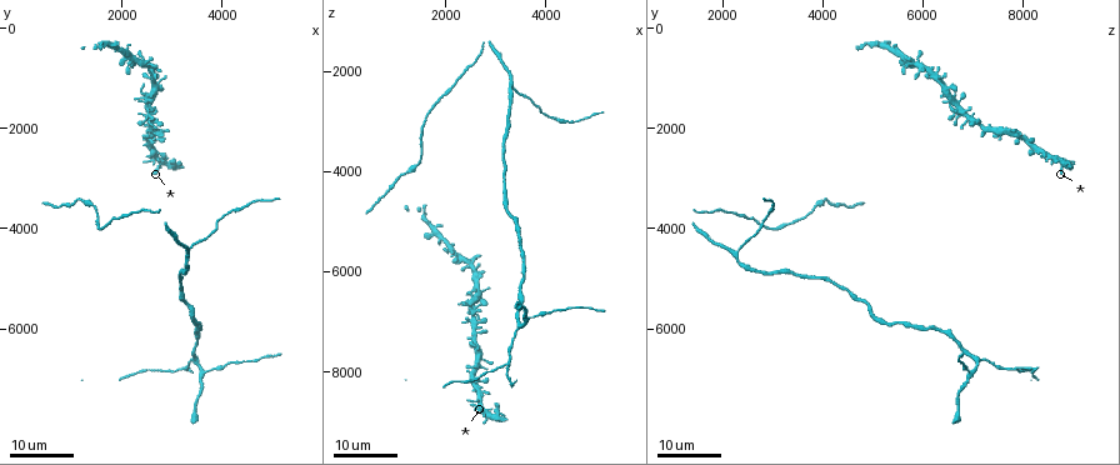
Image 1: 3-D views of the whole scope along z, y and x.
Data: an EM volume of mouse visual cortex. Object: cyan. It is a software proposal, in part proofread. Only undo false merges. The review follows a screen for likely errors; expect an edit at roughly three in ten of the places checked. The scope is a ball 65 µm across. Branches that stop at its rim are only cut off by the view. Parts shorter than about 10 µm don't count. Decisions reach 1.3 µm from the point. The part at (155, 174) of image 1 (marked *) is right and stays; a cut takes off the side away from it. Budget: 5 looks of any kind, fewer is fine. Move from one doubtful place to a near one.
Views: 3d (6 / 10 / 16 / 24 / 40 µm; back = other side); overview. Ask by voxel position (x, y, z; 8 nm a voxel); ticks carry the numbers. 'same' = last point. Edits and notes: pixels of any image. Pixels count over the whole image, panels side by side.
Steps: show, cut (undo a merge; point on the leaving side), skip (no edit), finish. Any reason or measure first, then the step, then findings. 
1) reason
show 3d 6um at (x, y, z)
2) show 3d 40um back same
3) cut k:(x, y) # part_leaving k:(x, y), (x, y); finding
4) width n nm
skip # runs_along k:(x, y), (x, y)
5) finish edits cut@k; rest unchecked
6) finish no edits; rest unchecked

show 3d 24um at (3450, 6100, 6500)

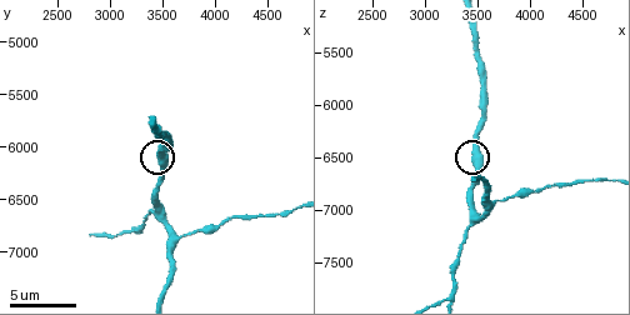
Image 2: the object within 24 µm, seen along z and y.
zoom in
show 3d 10um at (3480, 6100, 6480)

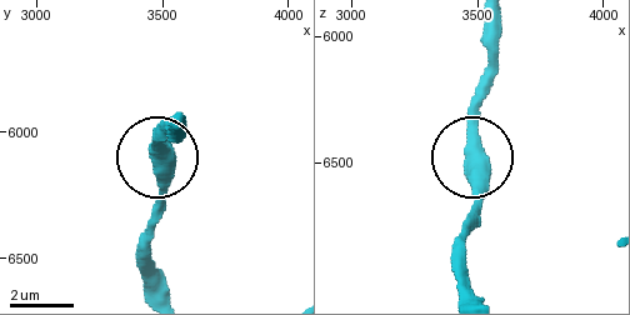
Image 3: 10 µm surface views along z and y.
width 510 nm
skip # all the same neuron

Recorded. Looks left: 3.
branch point
show 3d 6um at (3480, 6640, 7120)

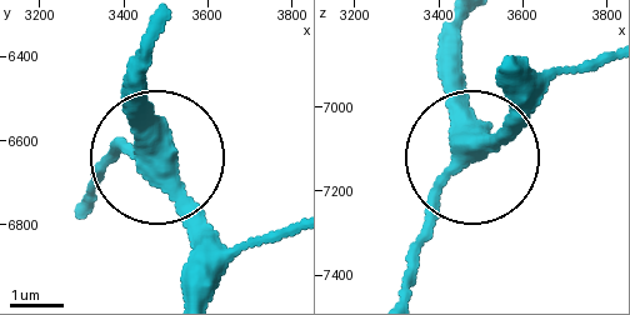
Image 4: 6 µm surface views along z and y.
show 3d 6um back at (3455, 6640, 7120)

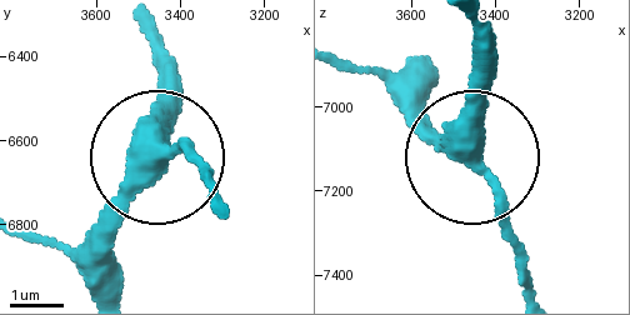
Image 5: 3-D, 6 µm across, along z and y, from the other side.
width 350 nm
skip # one neuron here

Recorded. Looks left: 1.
finish no edits; rest unchecked

